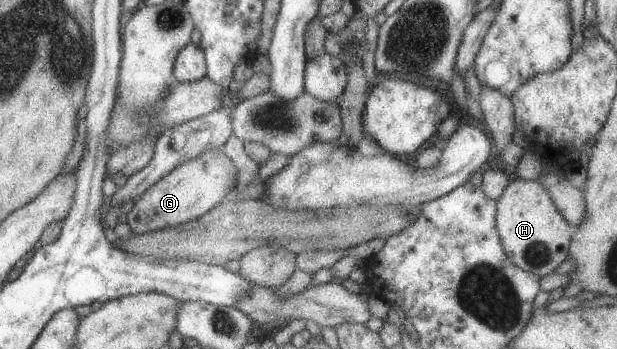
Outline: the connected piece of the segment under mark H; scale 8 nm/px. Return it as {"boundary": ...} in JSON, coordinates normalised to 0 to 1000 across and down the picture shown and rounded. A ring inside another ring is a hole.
{"boundary":[[[840,510],[818,533],[804,576],[802,642],[822,742],[872,797],[896,782],[919,742],[919,711],[934,659],[909,622],[887,544],[872,519]]]}

